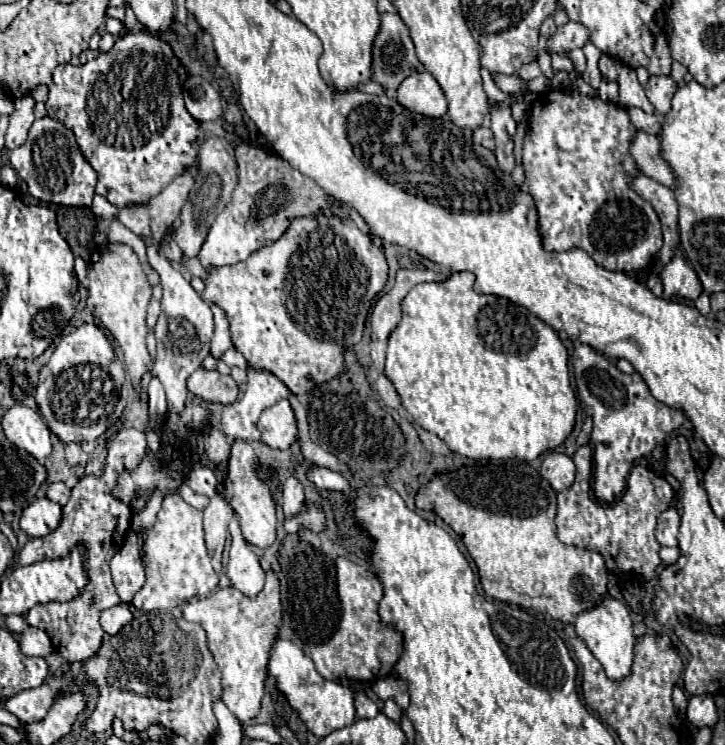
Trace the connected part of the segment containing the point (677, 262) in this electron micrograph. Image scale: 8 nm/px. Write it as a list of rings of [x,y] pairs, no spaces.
[[[675,256],[661,272],[661,282],[663,282],[663,298],[687,298],[687,300],[695,300],[703,288],[699,286],[699,278],[695,274],[695,270],[691,268],[691,264],[681,258]]]

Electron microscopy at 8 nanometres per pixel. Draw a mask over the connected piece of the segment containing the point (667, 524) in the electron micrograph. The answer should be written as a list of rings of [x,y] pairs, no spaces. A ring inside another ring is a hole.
[[[671,506],[669,510],[665,510],[657,522],[657,542],[661,546],[677,546],[679,524],[681,524],[681,516],[677,508]]]

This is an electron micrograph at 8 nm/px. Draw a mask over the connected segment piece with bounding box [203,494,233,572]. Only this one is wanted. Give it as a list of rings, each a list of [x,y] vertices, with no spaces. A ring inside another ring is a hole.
[[[221,494],[213,496],[209,500],[209,506],[203,510],[205,542],[209,548],[213,568],[217,572],[221,572],[221,568],[223,568],[221,554],[223,554],[223,546],[225,546],[225,538],[227,538],[227,524],[229,524],[231,514],[233,514],[233,508],[229,506],[229,502]]]

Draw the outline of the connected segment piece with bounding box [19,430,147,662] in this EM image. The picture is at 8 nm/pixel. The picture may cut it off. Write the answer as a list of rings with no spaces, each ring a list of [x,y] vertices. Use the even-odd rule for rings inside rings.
[[[121,430],[117,434],[117,440],[109,448],[105,472],[101,476],[87,474],[73,486],[71,498],[69,498],[67,506],[63,506],[63,516],[61,516],[57,530],[53,530],[47,536],[31,538],[19,552],[19,564],[29,566],[35,562],[43,562],[43,560],[65,558],[77,546],[85,548],[83,566],[85,566],[87,580],[89,580],[85,590],[69,602],[37,604],[35,608],[31,608],[27,612],[29,626],[45,630],[51,636],[55,652],[65,656],[69,662],[89,660],[99,650],[101,638],[103,638],[103,628],[99,624],[99,612],[105,608],[117,606],[121,602],[115,592],[113,580],[111,580],[109,560],[119,550],[125,534],[131,528],[131,508],[125,502],[121,502],[119,498],[115,498],[113,490],[117,486],[119,474],[123,470],[129,470],[129,472],[135,470],[141,464],[141,460],[145,458],[145,454],[147,454],[145,434],[139,430]],[[57,634],[61,634],[61,638],[55,638]]]

